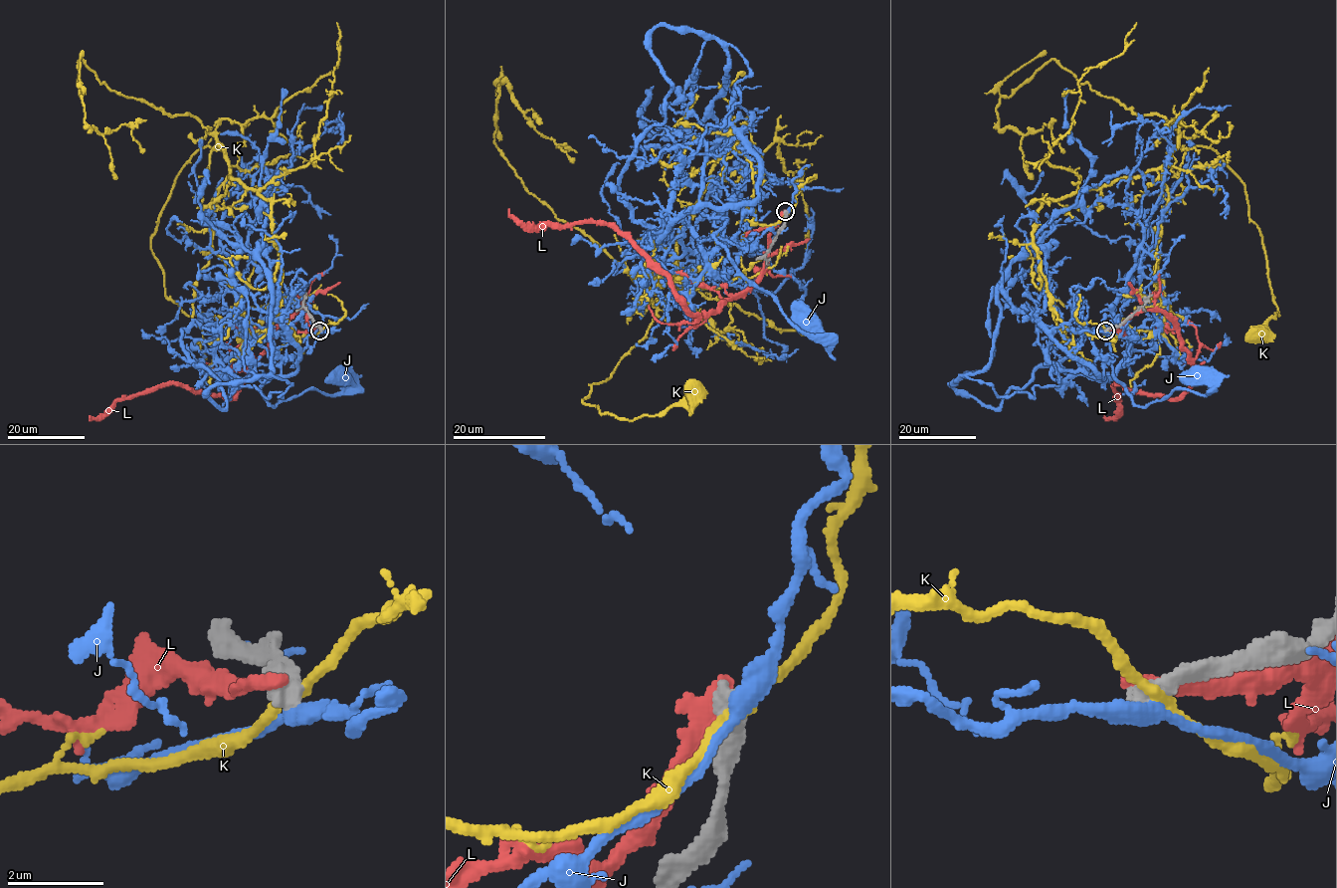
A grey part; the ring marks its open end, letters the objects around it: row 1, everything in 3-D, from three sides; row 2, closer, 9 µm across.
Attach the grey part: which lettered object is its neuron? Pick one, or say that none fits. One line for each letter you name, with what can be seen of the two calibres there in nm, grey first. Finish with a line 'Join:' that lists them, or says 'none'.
Join: none

